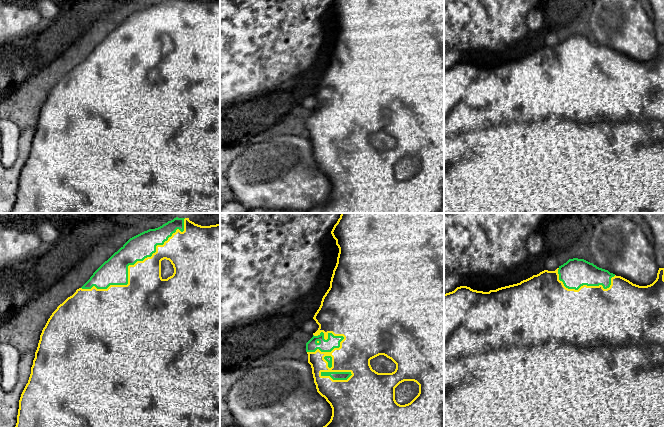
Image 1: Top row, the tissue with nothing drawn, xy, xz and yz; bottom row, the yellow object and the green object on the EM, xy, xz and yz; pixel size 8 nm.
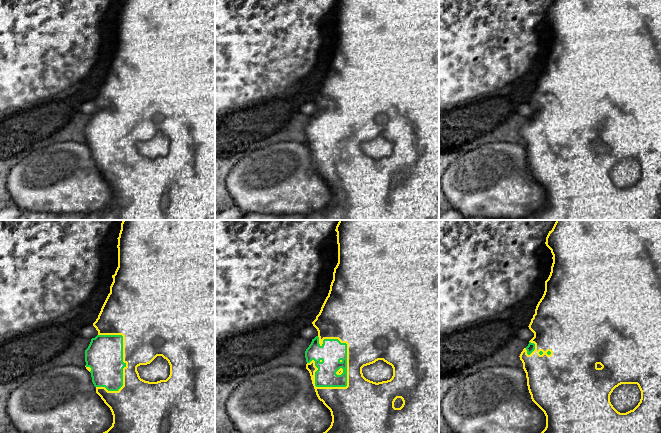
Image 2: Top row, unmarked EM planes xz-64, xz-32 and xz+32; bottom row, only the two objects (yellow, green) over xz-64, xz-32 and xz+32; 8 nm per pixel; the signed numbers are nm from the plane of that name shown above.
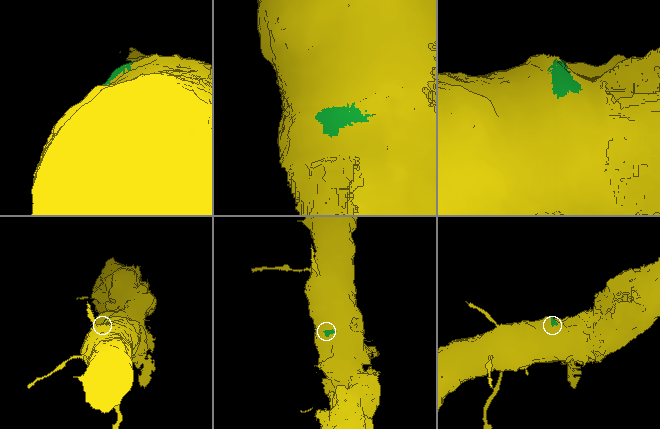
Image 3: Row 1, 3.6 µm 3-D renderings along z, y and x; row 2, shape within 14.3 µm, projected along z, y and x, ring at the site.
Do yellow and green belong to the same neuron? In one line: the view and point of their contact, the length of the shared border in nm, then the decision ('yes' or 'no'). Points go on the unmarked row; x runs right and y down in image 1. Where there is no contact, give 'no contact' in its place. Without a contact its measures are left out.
contact xy (129, 41); length 1000 nm; yes

